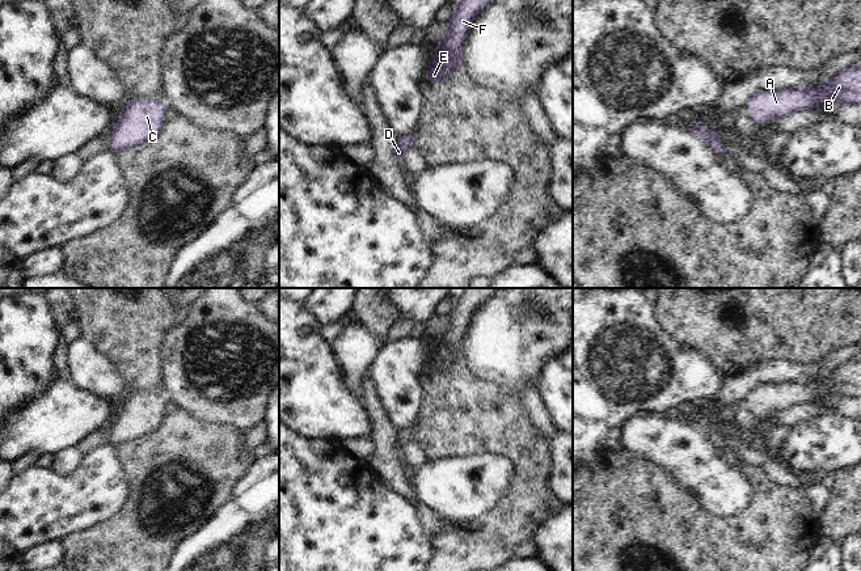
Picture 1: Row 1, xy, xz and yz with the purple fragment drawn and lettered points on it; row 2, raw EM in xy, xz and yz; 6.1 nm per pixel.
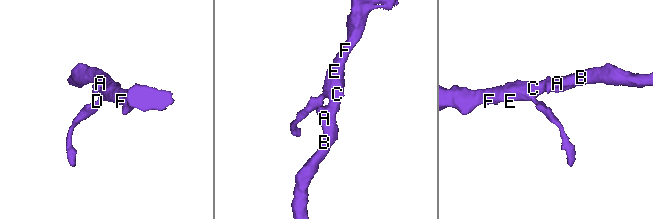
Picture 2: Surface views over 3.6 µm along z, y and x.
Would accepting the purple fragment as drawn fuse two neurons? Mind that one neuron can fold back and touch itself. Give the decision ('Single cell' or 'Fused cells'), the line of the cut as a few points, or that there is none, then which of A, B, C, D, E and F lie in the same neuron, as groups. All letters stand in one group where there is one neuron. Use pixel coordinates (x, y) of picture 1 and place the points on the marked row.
Single cell. No split. Groups: A B C D E F.

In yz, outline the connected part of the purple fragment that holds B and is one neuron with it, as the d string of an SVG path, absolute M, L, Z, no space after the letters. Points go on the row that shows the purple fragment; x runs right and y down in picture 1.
M852 65L815 88L807 85L801 89L756 93L748 101L746 111L752 122L765 126L773 119L785 118L793 113L814 110L827 100L861 105L861 65Z

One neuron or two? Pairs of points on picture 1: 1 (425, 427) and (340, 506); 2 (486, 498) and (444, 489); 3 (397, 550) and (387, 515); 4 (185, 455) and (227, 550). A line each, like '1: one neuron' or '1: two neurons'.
1: two neurons
2: one neuron
3: one neuron
4: two neurons

